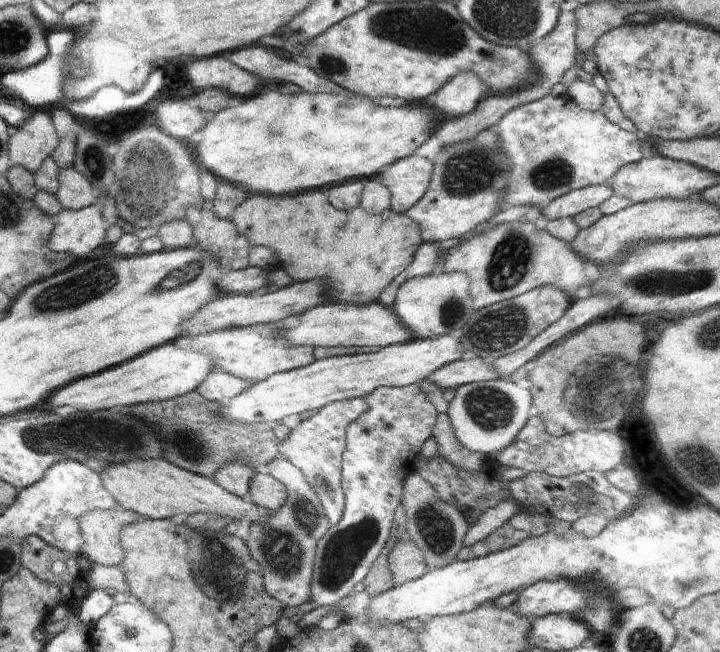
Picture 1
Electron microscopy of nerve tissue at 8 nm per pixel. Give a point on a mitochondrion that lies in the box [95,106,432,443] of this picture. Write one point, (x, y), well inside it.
(147, 187)

